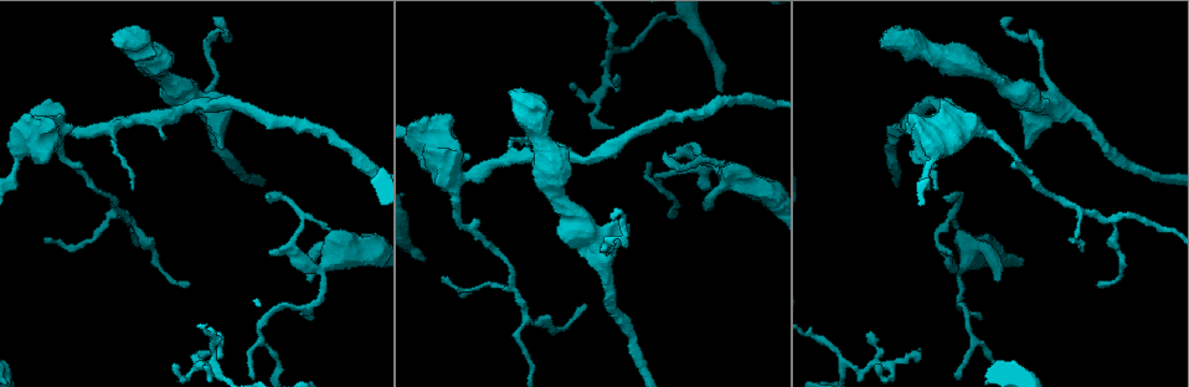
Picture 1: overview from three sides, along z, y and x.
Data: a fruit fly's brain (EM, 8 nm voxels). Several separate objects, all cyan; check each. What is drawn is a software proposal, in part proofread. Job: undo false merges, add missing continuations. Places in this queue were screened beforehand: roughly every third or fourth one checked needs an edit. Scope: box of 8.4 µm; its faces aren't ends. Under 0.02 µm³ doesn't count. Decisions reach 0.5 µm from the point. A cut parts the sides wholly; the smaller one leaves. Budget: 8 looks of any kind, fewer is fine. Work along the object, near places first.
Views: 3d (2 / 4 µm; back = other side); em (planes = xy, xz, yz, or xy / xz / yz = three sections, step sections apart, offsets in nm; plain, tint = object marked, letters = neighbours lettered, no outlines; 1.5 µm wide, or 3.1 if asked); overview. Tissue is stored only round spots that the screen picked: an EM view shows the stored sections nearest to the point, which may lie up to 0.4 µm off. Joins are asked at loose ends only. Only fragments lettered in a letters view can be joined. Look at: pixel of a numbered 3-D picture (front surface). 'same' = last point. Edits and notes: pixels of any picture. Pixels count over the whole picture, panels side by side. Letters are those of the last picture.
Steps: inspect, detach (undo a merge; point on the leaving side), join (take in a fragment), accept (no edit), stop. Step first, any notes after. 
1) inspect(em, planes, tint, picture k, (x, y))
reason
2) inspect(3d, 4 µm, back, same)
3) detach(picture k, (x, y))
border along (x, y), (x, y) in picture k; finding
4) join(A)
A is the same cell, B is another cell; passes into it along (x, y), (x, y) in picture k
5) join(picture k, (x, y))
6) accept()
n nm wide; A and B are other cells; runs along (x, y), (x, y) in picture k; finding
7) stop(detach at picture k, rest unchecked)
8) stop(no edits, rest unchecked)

inspect(3d, 2 µm, picture 1, (268, 251))
an open end

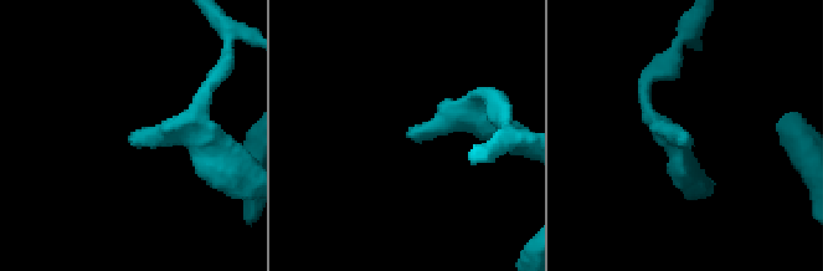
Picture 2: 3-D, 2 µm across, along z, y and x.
inspect(em, xy, step 4, tint, picture 2, (128, 137))
shape alone is not enough

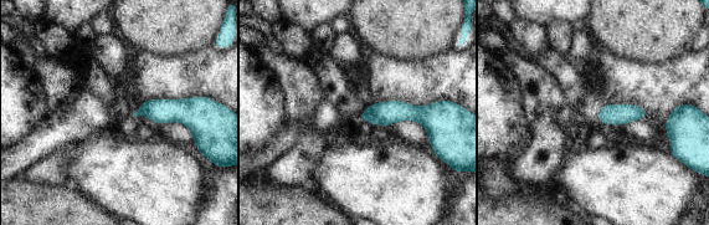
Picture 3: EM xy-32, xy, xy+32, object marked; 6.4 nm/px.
inspect(em, xz, step 4, letters, same)
cut it another way

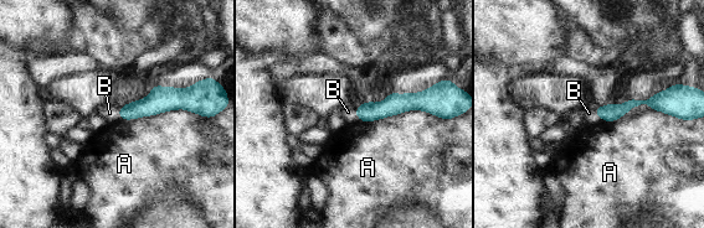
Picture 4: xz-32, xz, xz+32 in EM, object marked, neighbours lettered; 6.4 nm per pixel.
join(B)
B is the same cell, A is another cell; passes into it along (157, 102), (123, 118), (109, 113) in picture 4; the cell continues

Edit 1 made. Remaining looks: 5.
inspect(overview)
redraw

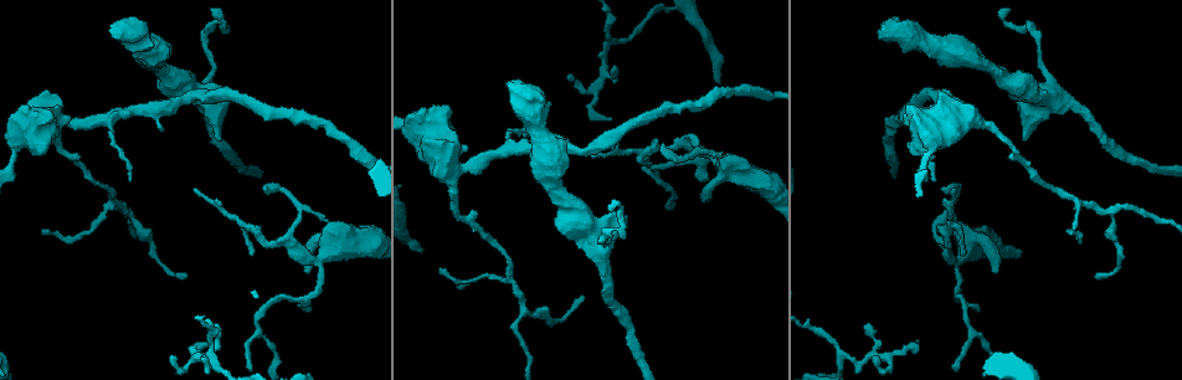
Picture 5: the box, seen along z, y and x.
inspect(em, planes, letters, picture 5, (918, 340))
tapers out

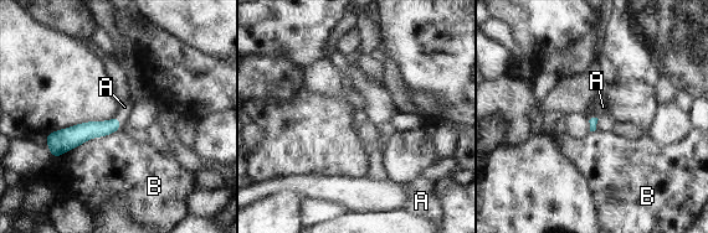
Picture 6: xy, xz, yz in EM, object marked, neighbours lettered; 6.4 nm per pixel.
join(A)
B touches over 480 nm; A is the same cell, B is another cell; passes into it along (85, 131), (119, 122), (124, 107) in picture 6; the cell continues

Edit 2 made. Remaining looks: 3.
inspect(em, planes, letters, picture 5, (880, 37))
thick end

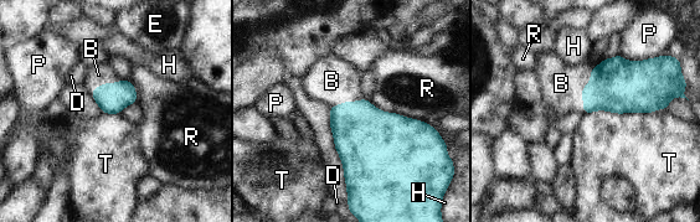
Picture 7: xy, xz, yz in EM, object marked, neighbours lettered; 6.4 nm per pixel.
join(B)
B is the same cell, D, E, H, P, R and T are other cells; passes into it along (618, 86), (582, 91), (561, 83) in picture 7; it goes on there

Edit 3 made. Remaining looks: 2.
stop(join at picture 4, join at picture 6, join at picture 7, rest unchecked)

